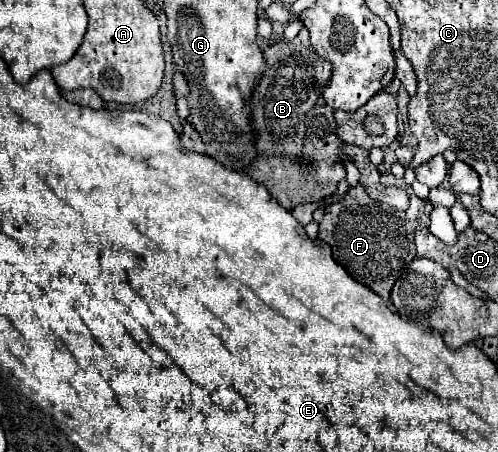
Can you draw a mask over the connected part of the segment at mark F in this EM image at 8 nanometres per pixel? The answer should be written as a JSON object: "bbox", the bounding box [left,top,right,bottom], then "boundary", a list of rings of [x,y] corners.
{"bbox":[318,183,432,301],"boundary":[[[358,183],[350,187],[344,197],[324,211],[324,221],[318,229],[318,239],[326,241],[332,247],[334,259],[362,285],[370,287],[384,301],[390,299],[390,291],[400,277],[400,273],[414,261],[412,237],[416,227],[430,225],[432,203],[428,199],[420,199],[414,195],[411,185],[401,187],[410,197],[410,207],[406,211],[392,209],[390,205],[378,203],[368,197],[366,189]]]}

